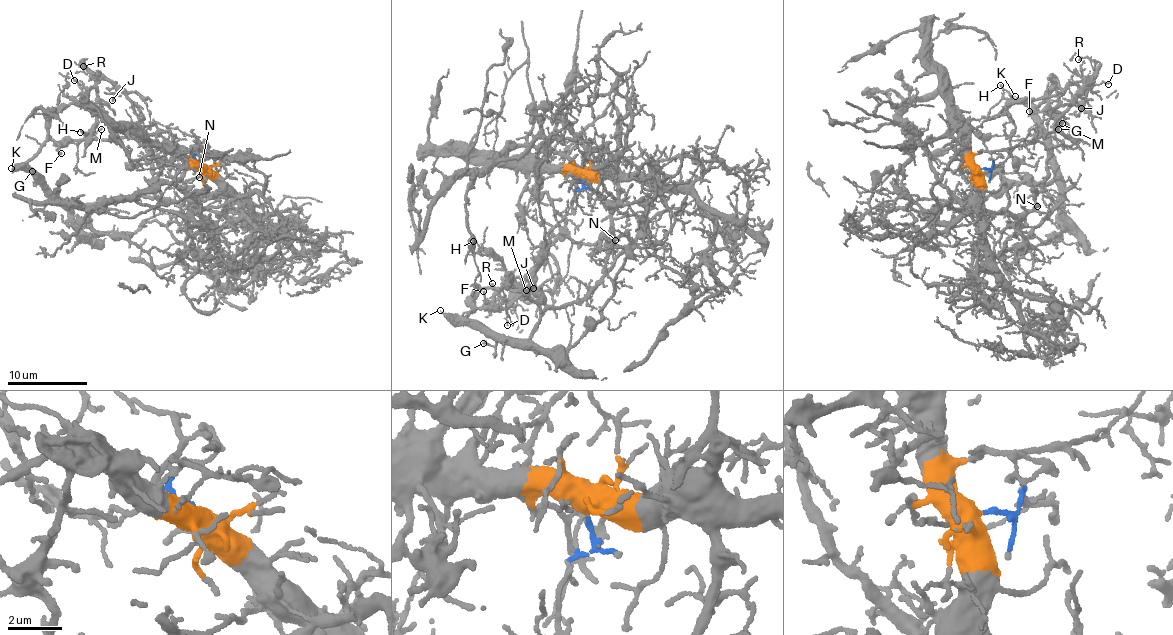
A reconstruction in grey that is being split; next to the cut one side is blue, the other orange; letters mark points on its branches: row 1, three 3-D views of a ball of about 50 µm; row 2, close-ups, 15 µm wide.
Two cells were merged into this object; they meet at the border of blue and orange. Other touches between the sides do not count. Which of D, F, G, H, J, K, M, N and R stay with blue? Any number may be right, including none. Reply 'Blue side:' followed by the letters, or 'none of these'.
Blue side: F, G, H, K, M

